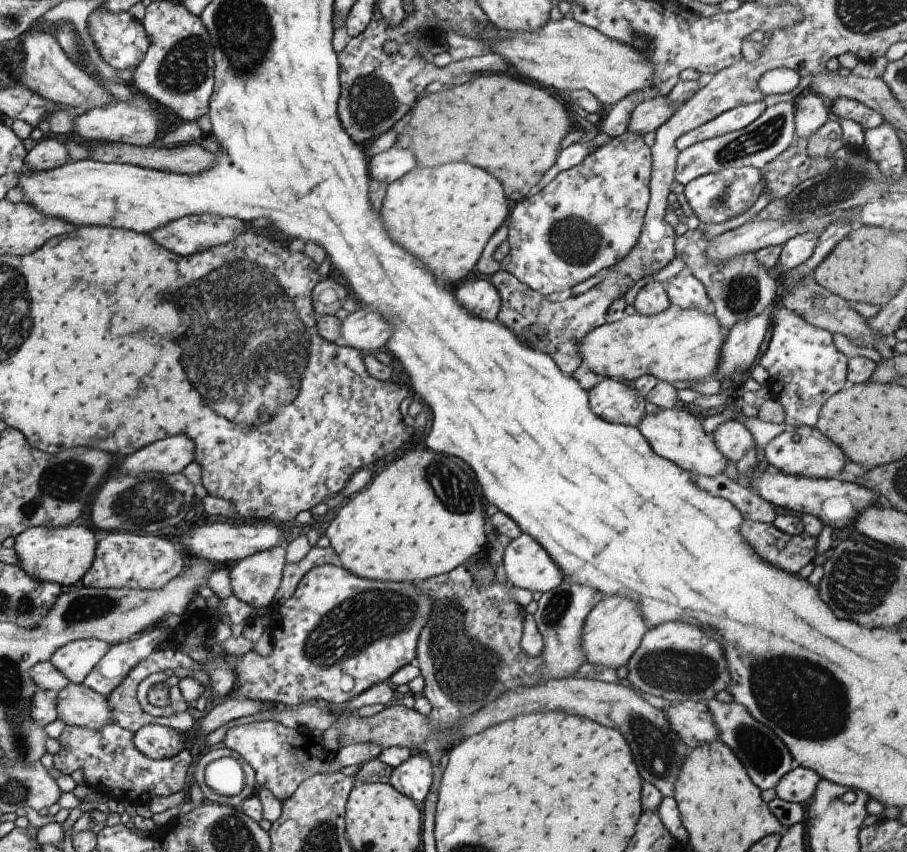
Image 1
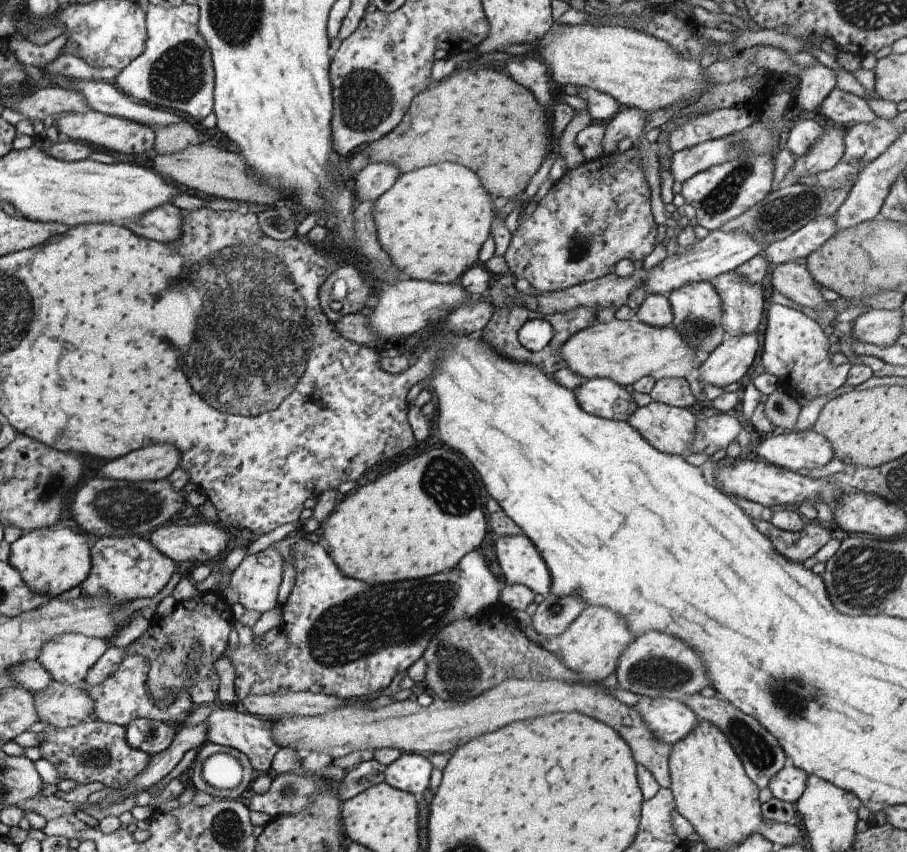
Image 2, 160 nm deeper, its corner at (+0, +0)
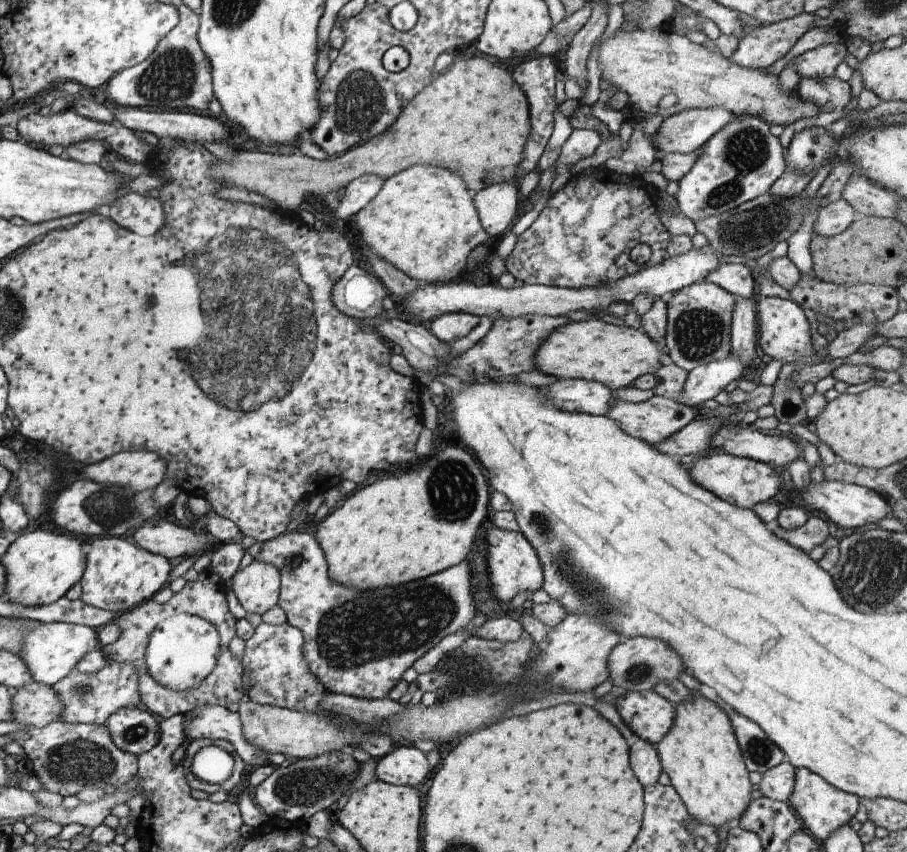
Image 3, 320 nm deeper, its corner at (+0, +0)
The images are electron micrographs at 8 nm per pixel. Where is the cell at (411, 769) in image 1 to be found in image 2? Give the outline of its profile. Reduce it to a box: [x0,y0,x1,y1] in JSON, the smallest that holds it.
[385,753,433,797]

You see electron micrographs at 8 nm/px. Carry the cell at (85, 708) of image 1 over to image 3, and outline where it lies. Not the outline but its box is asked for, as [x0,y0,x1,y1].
[13,681,64,728]

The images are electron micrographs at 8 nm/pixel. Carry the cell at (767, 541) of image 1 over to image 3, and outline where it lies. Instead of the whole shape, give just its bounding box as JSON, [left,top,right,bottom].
[767,513,830,553]

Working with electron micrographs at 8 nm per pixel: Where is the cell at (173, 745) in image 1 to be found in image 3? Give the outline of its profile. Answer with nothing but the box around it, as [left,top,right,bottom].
[105,707,158,756]

